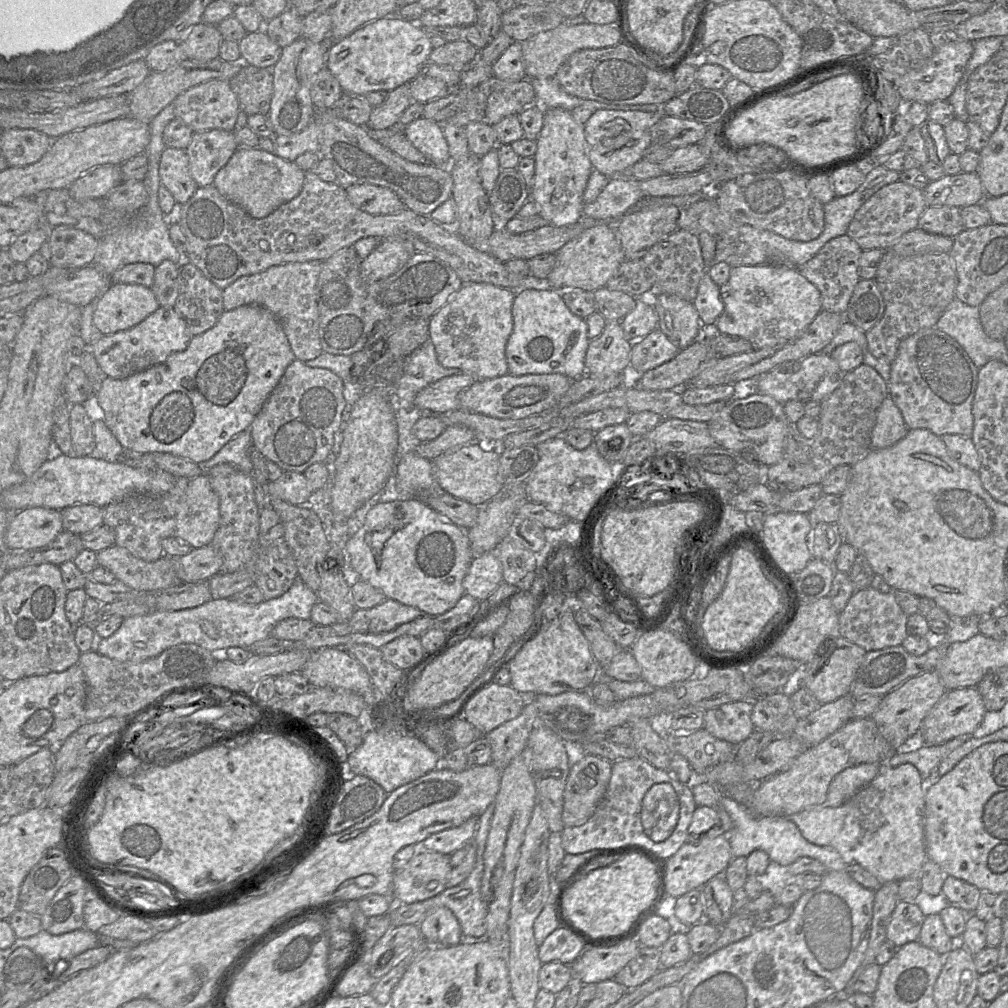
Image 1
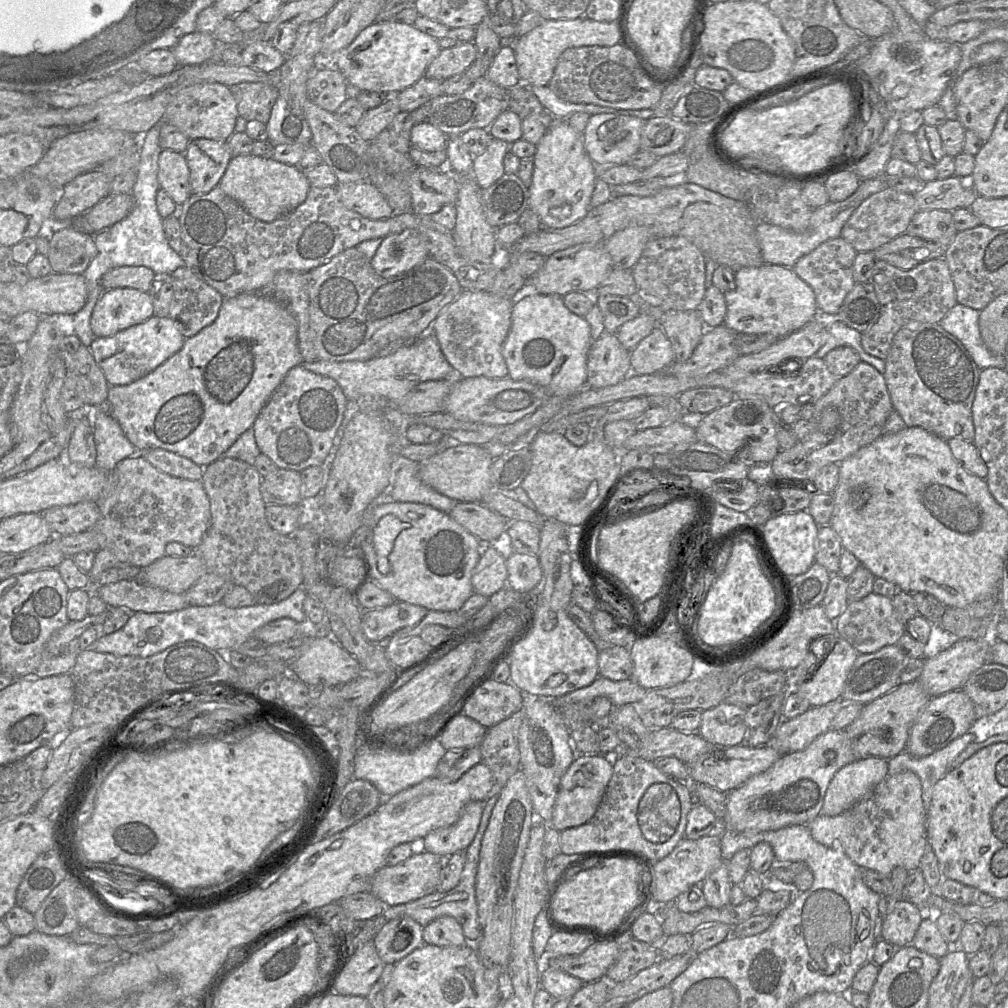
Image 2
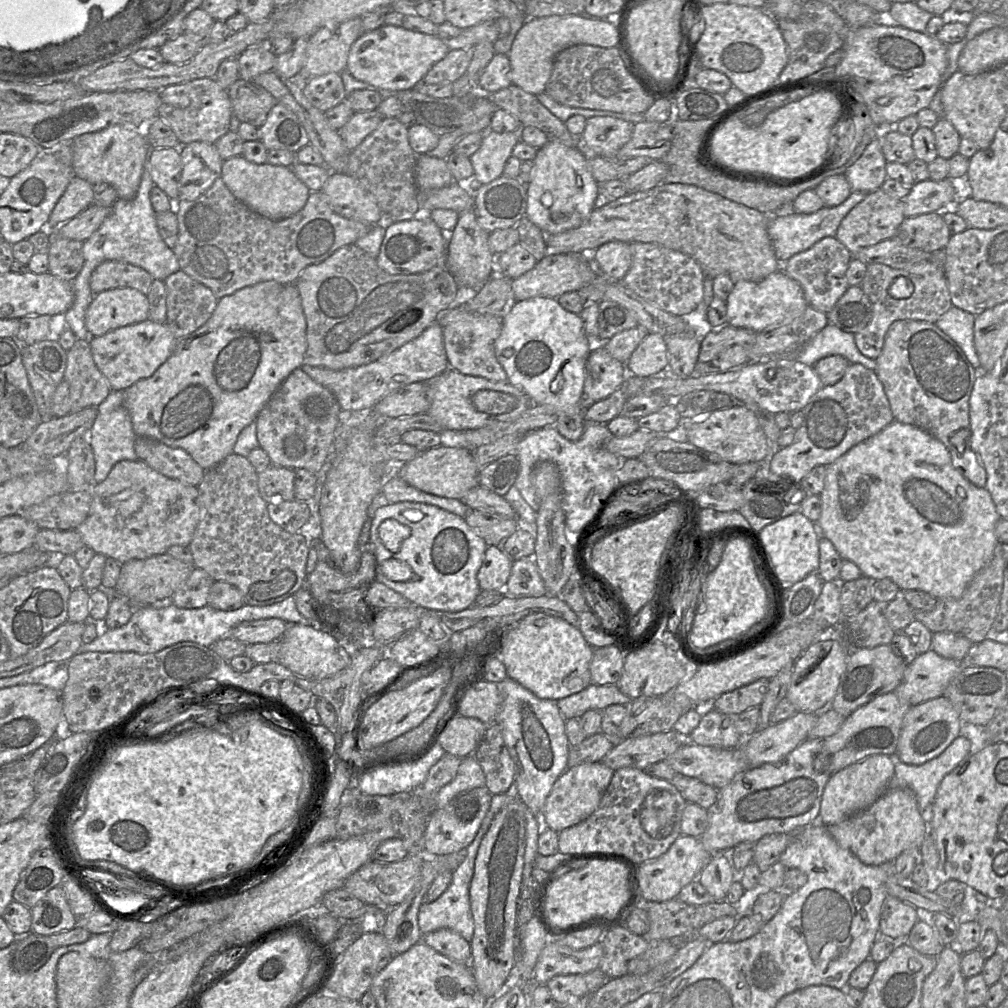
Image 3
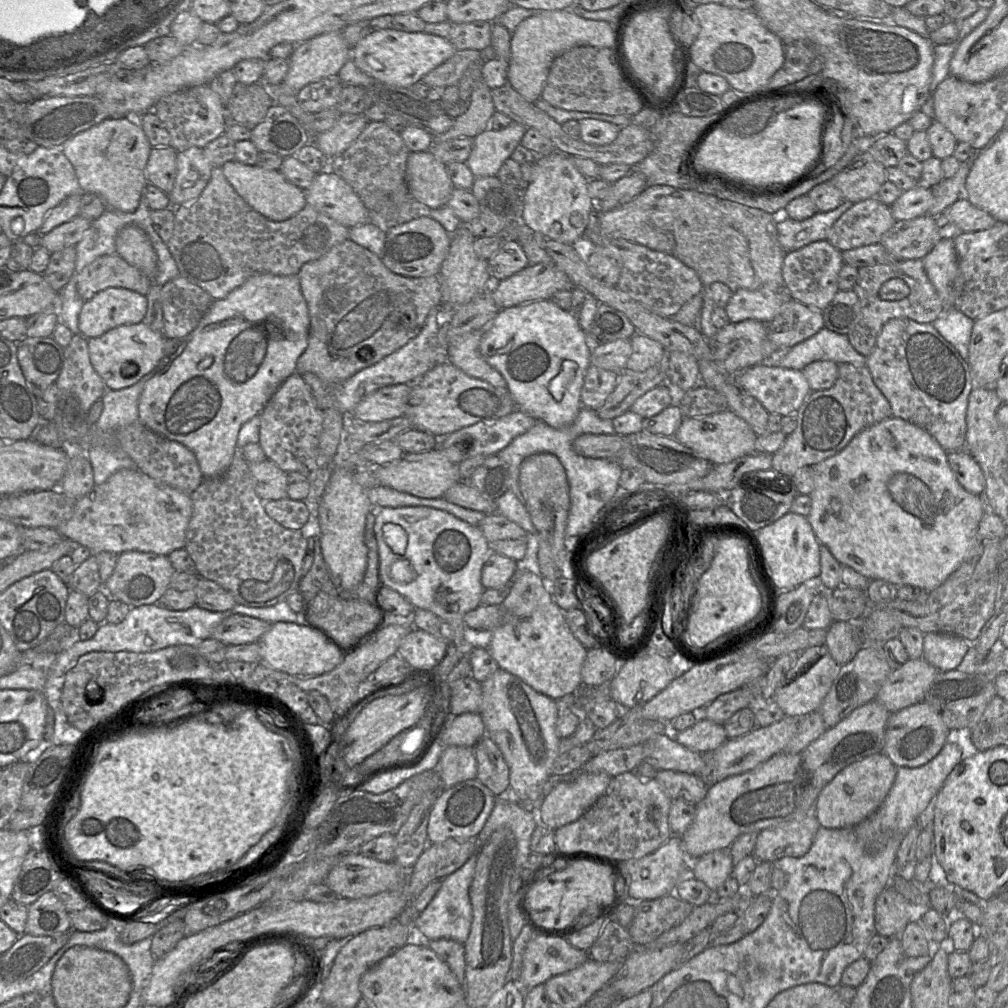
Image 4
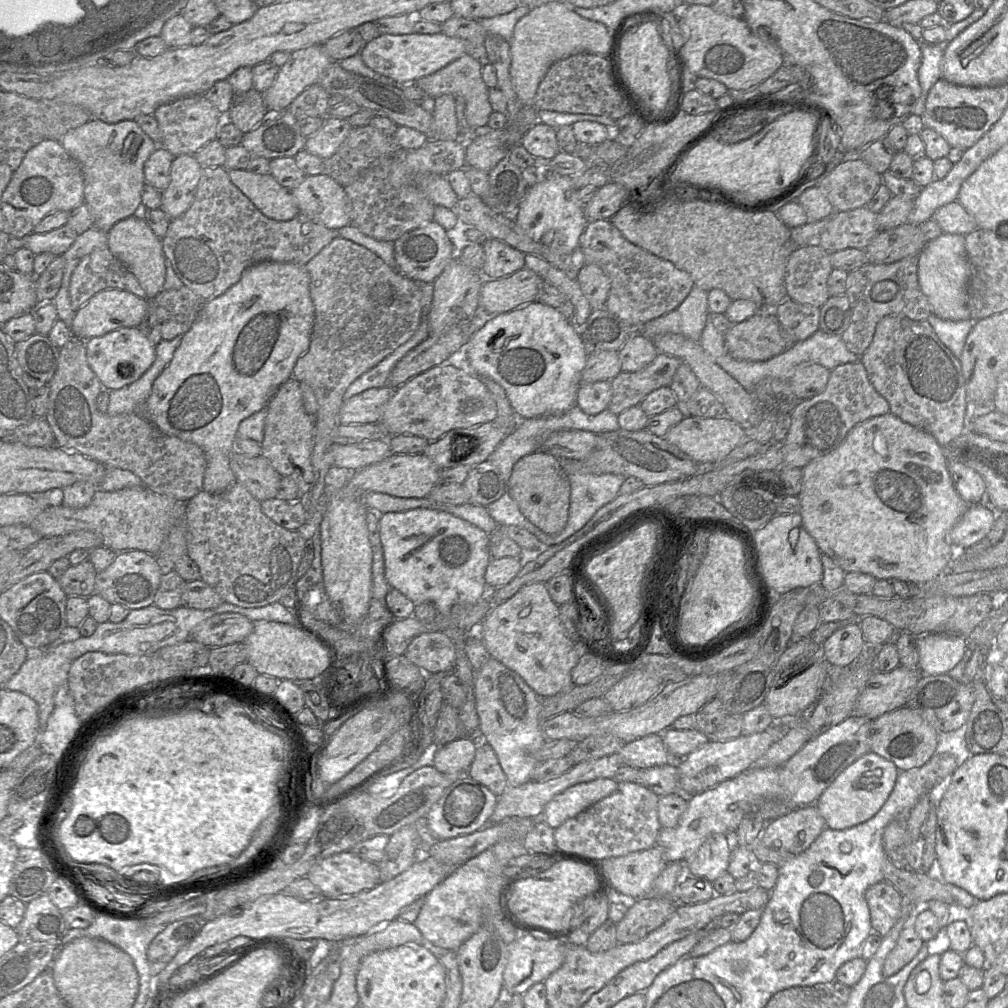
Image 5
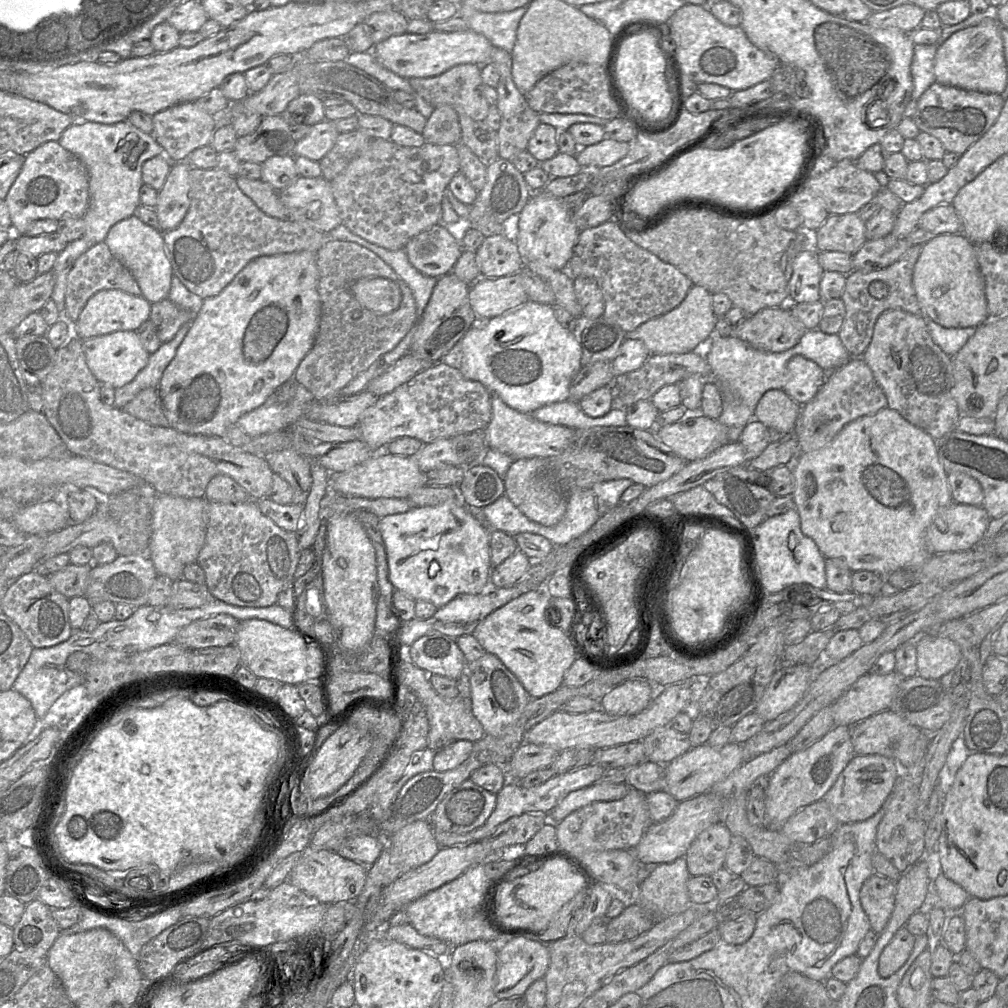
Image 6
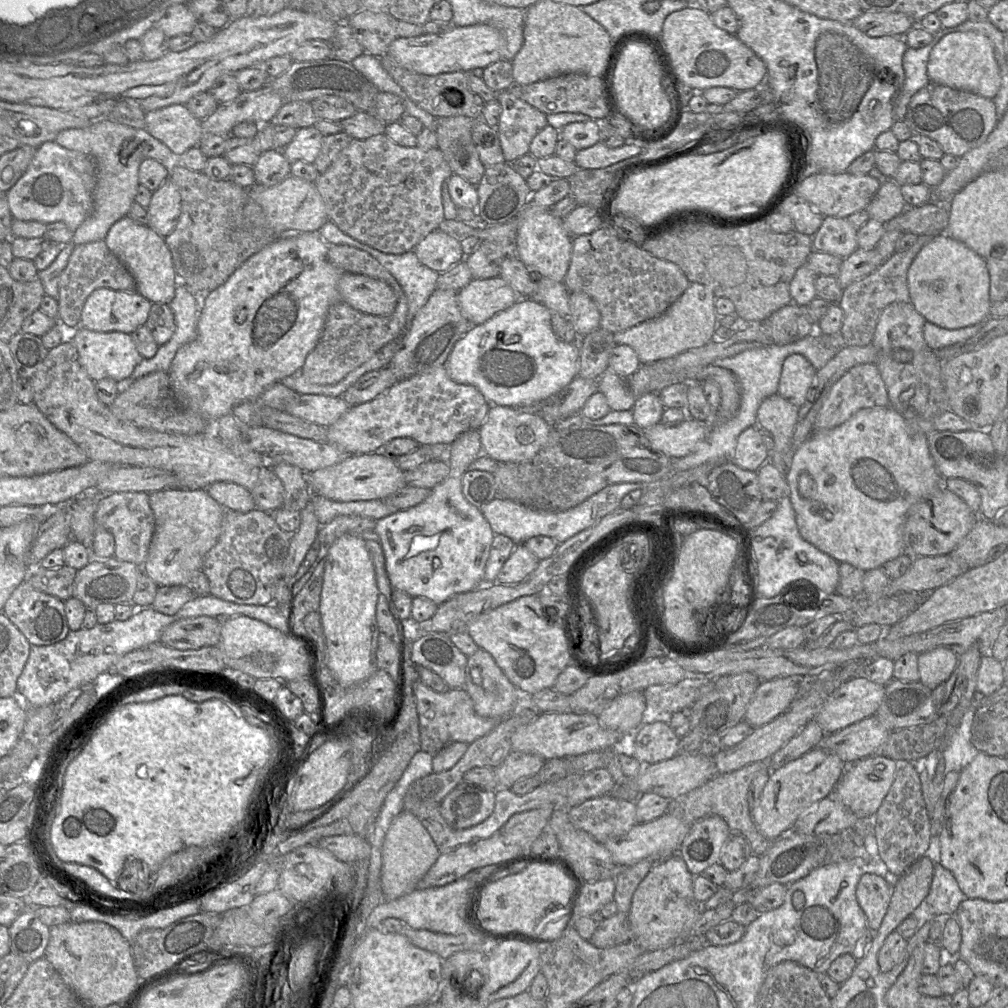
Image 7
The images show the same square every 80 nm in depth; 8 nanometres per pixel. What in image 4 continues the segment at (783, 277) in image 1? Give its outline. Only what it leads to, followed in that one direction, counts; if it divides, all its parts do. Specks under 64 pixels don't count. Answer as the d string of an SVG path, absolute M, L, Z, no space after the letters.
M739 289L733 292L725 310L732 323L748 319L769 323L787 298L787 292Z

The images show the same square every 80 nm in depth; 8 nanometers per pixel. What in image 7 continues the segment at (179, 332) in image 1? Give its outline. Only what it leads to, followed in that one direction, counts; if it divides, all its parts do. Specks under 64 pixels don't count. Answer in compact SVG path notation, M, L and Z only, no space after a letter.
M78 327L75 330L66 332L66 338L69 337L78 351L81 366L95 382L104 378L111 378L116 382L127 378L143 359L137 351L130 334L123 332L96 332L84 327Z

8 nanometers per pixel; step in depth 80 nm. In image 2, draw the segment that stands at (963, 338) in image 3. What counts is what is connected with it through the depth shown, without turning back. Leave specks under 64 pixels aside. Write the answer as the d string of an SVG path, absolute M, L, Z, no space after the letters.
M957 303L938 324L962 343L978 368L1005 369L1004 355L991 352L982 340L979 314L980 311Z

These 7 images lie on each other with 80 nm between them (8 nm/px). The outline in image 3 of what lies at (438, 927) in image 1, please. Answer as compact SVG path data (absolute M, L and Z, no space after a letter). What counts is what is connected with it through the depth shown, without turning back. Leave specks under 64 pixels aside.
M443 928L423 934L420 941L456 962L470 963L470 942L451 929Z

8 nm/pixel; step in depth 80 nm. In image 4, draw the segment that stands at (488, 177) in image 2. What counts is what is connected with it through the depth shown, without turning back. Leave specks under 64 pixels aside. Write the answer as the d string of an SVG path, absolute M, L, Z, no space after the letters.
M512 121L502 130L486 129L473 138L472 151L465 162L475 177L496 176L503 162L520 144L526 127Z

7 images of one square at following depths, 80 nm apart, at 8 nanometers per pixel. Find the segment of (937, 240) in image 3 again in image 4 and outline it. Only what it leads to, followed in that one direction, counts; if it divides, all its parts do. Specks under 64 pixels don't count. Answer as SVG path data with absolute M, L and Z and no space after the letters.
M928 214L911 220L899 220L881 237L880 243L895 260L922 259L941 240L935 217Z

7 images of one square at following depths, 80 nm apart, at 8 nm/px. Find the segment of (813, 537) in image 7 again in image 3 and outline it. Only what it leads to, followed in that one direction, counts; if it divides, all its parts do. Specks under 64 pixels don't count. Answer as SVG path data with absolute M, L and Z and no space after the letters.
M896 420L827 465L824 489L820 497L822 510L820 518L816 522L820 535L833 543L842 559L854 562L863 575L874 580L889 578L899 587L900 591L916 589L925 591L935 598L958 599L962 596L973 576L992 558L994 549L999 543L995 534L995 526L1002 517L997 513L988 490L969 482L953 466L950 452L941 441L917 426Z

